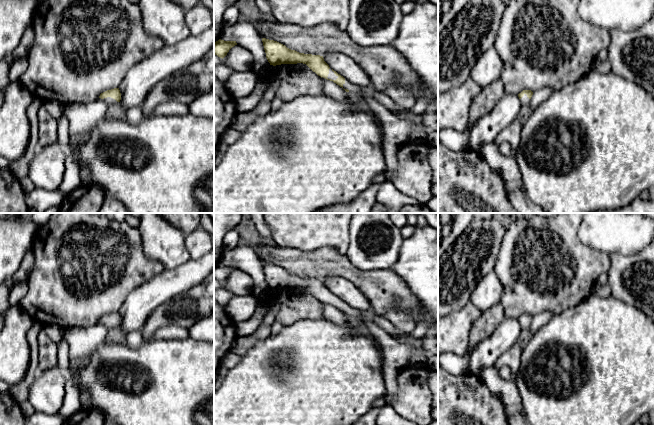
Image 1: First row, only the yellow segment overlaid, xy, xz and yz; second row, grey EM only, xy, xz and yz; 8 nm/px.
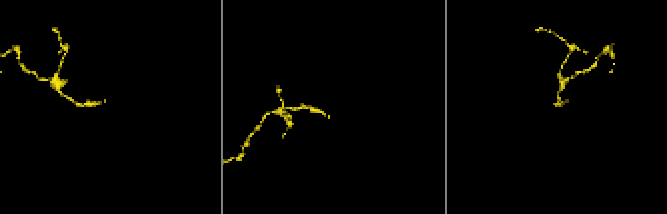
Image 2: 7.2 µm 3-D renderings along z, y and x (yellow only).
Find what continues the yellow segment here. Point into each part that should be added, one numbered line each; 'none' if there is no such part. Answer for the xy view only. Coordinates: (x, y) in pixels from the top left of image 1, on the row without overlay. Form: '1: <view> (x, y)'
1: xy (114, 333)

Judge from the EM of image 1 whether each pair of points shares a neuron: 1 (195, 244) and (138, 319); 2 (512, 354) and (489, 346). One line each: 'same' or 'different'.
1: different
2: different

